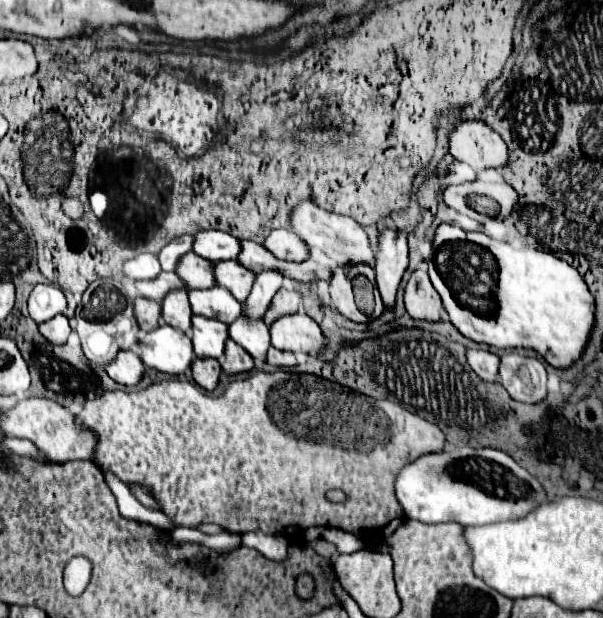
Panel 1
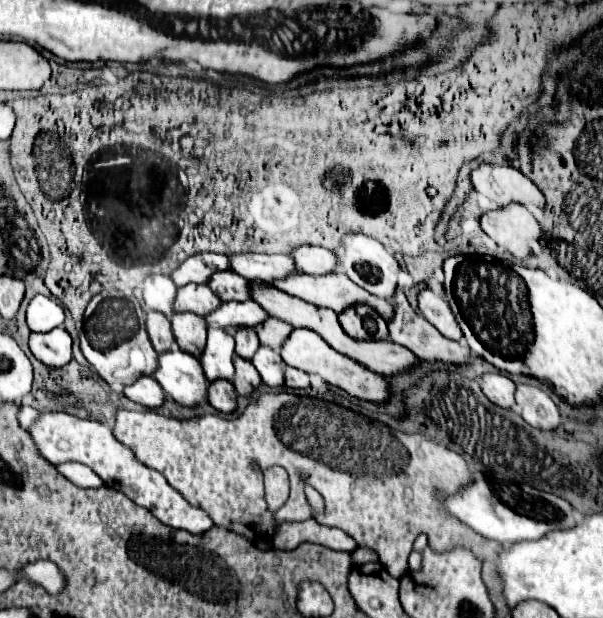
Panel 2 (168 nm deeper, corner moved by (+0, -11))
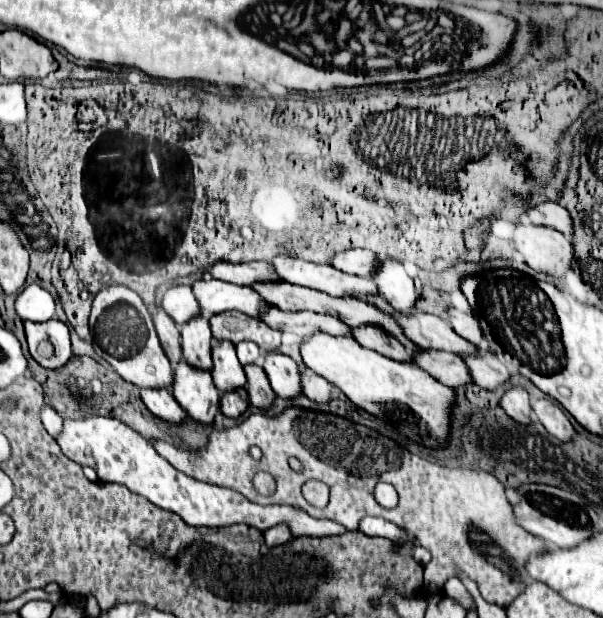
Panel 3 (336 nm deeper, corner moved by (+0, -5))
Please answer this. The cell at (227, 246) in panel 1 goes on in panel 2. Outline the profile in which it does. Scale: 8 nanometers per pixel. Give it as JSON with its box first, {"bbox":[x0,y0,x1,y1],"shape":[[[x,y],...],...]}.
{"bbox":[229,254,295,282],"shape":[[[229,254],[229,268],[239,276],[249,280],[271,282],[273,278],[283,278],[295,272],[293,260],[289,256],[267,256],[267,254]]]}

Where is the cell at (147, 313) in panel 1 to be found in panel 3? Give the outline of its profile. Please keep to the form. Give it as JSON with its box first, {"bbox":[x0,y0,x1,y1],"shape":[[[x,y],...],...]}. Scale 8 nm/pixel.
{"bbox":[153,312,181,366],"shape":[[[155,312],[153,314],[153,322],[155,322],[155,330],[159,334],[161,346],[171,362],[171,366],[177,366],[177,362],[181,360],[181,334],[179,334],[179,326],[163,312]]]}

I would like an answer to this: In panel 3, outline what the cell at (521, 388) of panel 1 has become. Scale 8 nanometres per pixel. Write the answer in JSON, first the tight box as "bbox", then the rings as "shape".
{"bbox":[531,398,577,442],"shape":[[[543,398],[543,400],[531,402],[531,406],[533,406],[535,418],[547,428],[549,434],[559,438],[561,442],[571,442],[575,438],[575,434],[577,434],[575,428],[571,426],[569,418],[555,402],[551,402],[549,398]]]}

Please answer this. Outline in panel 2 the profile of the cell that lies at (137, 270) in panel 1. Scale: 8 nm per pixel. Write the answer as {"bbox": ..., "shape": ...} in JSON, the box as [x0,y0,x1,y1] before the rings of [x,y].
{"bbox":[143,274,177,316],"shape":[[[151,274],[145,278],[143,282],[143,298],[145,298],[145,304],[151,308],[151,310],[157,310],[157,312],[163,312],[165,316],[171,316],[173,314],[173,300],[175,300],[175,292],[177,292],[177,286],[173,284],[173,280],[169,276],[163,276],[163,274]]]}

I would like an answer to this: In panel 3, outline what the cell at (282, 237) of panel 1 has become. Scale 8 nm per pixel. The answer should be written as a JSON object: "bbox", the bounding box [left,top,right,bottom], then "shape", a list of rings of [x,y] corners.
{"bbox":[333,250,381,276],"shape":[[[345,250],[333,258],[333,266],[355,276],[373,276],[377,272],[377,266],[381,264],[379,254],[371,250]]]}

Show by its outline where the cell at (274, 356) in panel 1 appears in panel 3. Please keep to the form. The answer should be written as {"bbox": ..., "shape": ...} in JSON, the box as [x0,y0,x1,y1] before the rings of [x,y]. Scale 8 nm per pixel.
{"bbox":[301,370,335,404],"shape":[[[305,370],[301,376],[303,376],[303,392],[309,400],[317,404],[329,404],[335,398],[333,394],[335,388],[325,378],[315,374],[313,370]]]}

